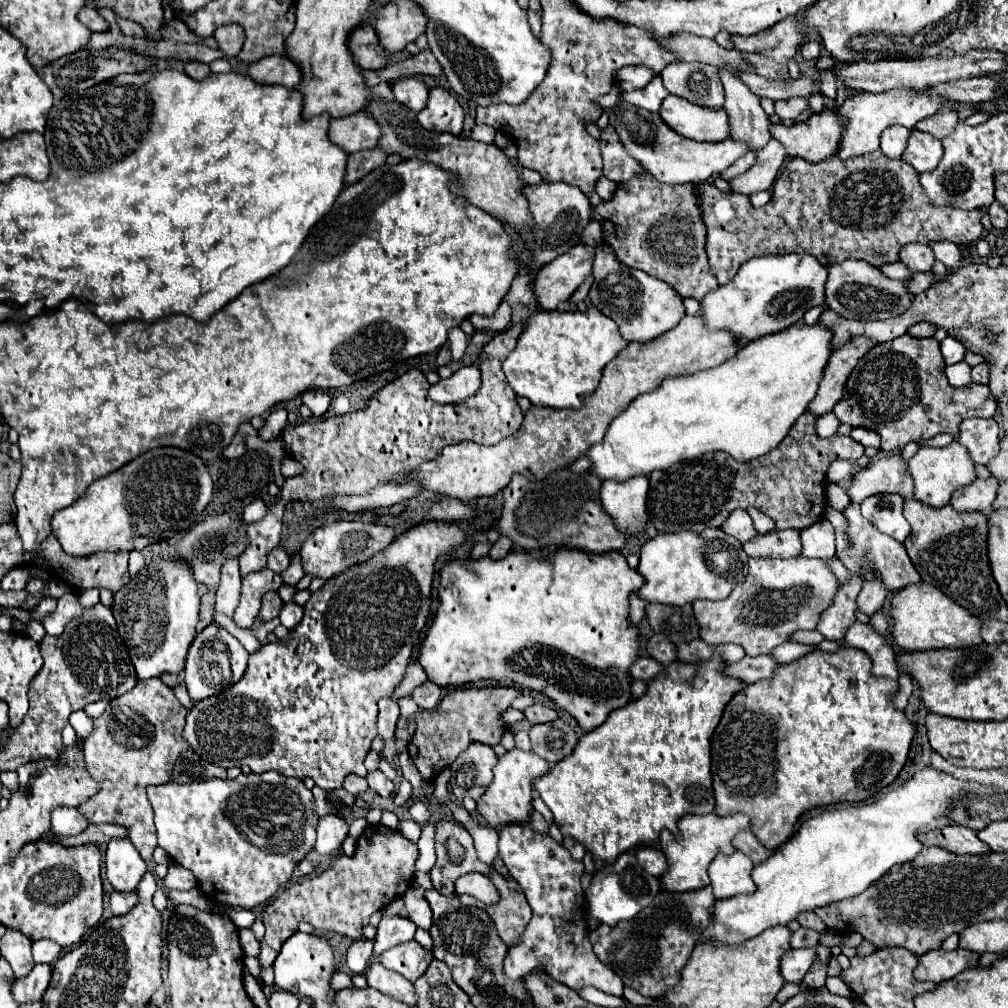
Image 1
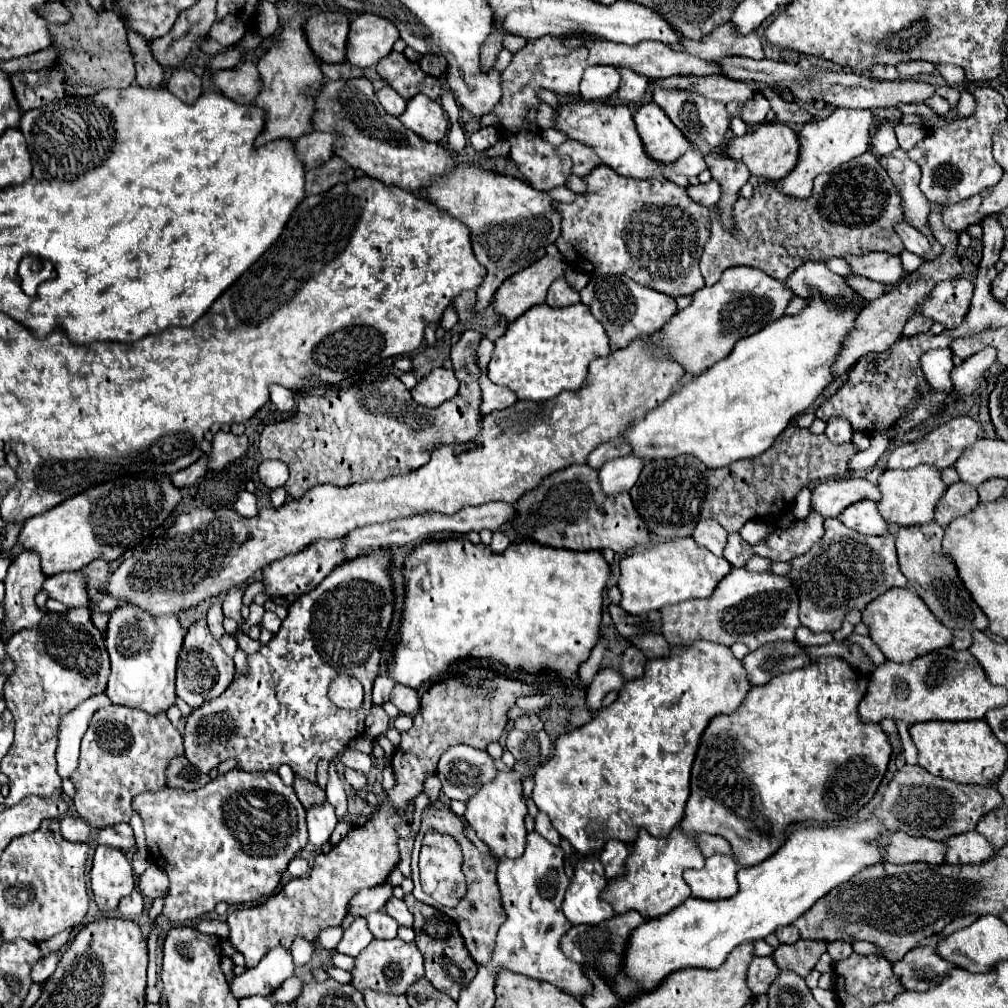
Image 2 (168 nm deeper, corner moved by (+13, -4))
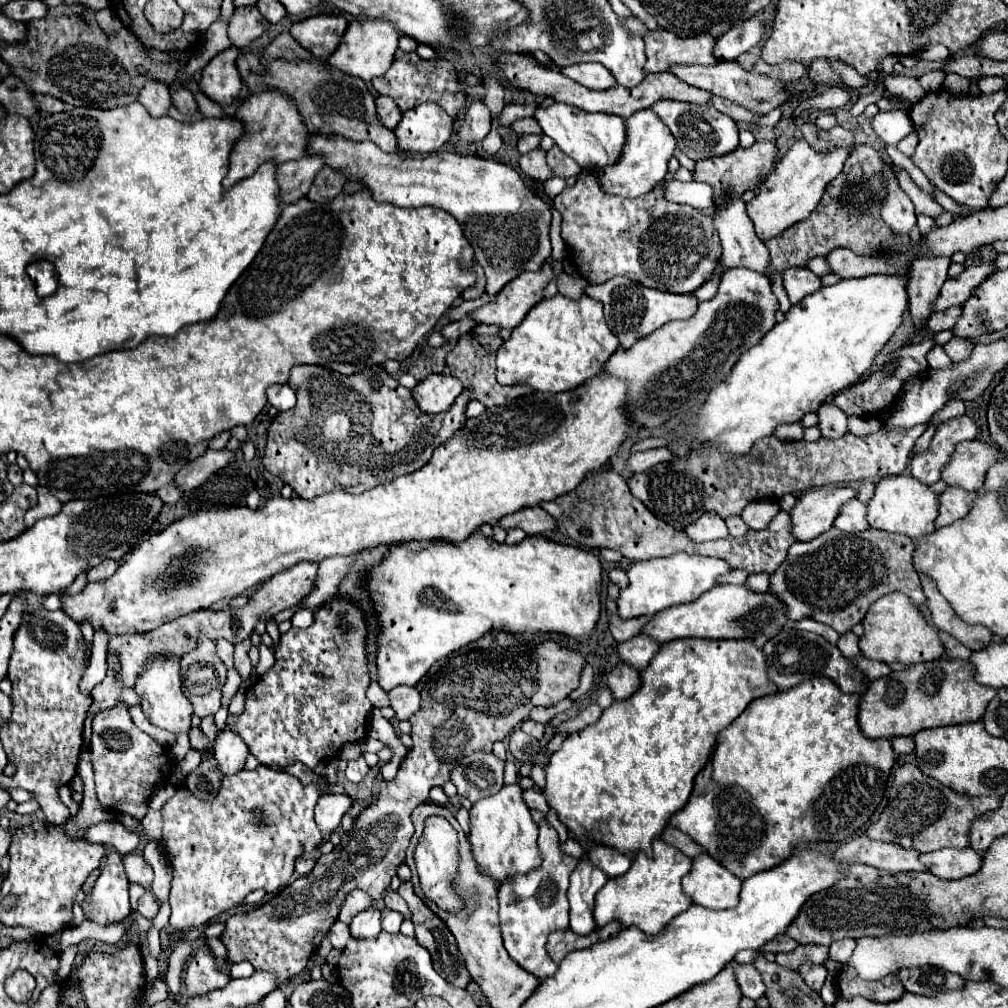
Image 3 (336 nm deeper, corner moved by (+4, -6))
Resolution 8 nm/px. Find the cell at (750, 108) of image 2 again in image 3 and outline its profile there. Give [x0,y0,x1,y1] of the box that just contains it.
[712,97,760,123]

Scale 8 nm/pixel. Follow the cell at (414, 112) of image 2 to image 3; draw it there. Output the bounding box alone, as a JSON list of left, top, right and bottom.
[396,103,452,153]

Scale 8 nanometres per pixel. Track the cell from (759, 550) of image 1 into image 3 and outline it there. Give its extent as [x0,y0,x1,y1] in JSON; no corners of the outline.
[726,515,748,537]

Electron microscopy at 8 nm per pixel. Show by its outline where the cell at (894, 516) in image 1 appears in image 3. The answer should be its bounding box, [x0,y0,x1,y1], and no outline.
[834,499,870,533]

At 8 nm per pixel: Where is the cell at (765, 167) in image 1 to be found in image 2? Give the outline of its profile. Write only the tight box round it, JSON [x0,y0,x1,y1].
[687,179,721,207]

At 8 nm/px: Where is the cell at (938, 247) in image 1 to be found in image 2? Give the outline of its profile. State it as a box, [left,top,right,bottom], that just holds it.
[895,223,931,257]

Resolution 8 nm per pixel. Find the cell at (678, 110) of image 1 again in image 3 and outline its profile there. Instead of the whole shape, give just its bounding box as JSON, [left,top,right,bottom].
[596,109,676,197]

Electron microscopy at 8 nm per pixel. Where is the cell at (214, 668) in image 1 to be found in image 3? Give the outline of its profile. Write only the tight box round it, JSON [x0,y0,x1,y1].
[180,637,226,717]

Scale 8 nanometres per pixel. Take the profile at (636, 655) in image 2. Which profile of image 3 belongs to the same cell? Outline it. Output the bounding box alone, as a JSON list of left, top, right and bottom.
[606,663,640,699]

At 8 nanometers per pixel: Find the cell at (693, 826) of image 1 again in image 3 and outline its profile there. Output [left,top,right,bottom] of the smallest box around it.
[596,839,692,935]

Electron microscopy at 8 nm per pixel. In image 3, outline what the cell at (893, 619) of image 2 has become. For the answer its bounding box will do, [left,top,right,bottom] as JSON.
[860,593,944,663]

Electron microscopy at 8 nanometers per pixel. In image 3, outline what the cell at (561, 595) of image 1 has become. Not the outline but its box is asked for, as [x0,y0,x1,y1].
[370,531,602,691]

